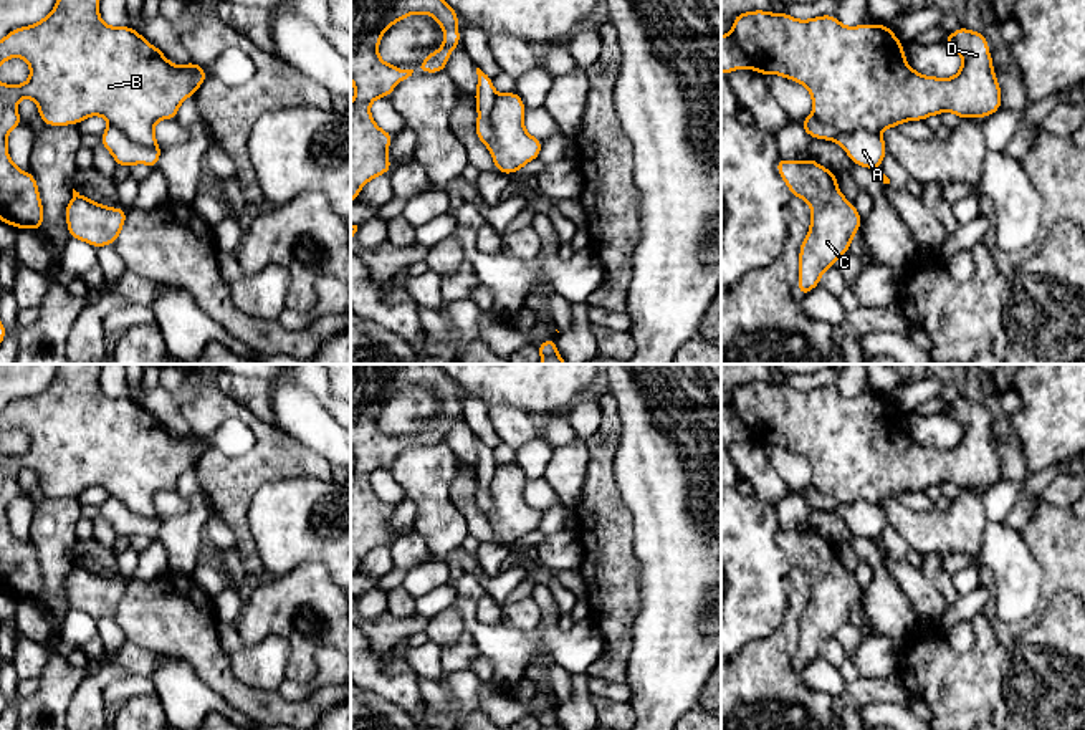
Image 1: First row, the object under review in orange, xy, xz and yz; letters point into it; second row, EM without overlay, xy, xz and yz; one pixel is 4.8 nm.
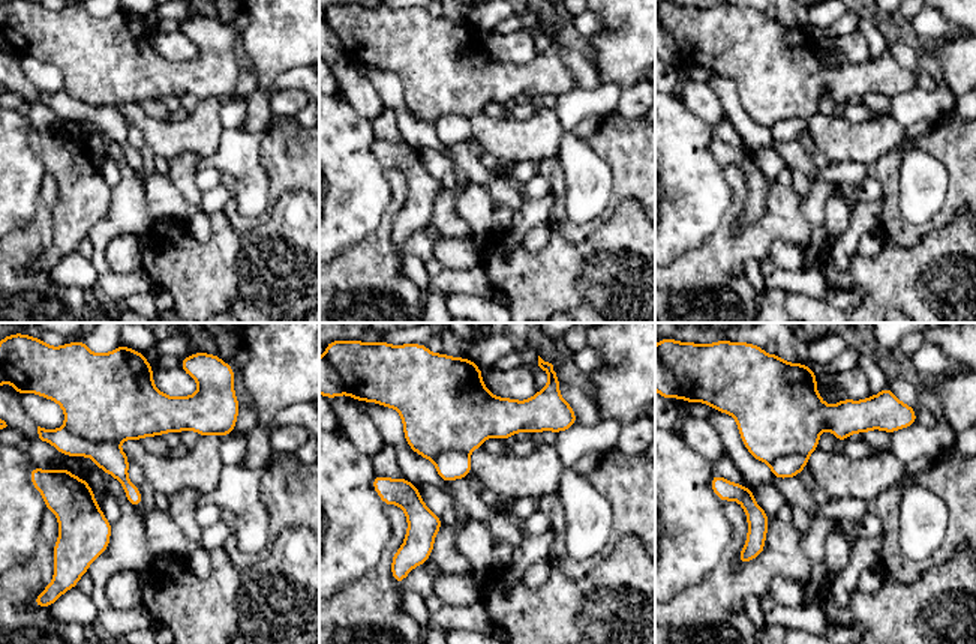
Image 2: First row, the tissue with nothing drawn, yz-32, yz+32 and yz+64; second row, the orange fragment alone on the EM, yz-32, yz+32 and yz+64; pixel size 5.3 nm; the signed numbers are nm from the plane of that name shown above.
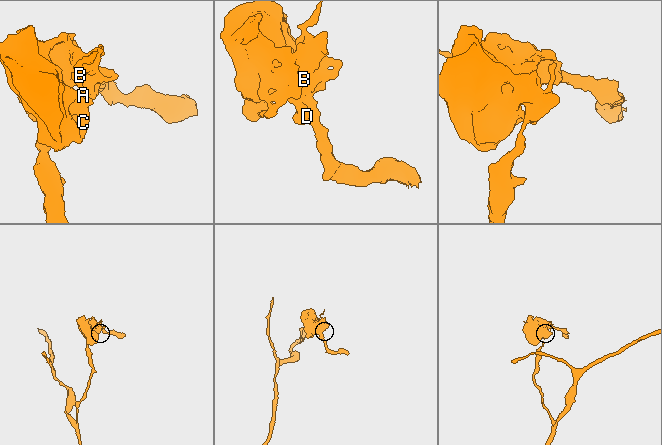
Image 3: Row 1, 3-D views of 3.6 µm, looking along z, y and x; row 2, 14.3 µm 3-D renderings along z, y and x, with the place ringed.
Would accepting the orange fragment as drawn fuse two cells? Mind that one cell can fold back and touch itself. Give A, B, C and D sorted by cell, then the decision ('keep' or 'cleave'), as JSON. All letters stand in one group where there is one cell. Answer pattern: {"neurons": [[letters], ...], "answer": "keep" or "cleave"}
{"neurons": [["A"], ["B", "C", "D"]], "answer": "cleave"}

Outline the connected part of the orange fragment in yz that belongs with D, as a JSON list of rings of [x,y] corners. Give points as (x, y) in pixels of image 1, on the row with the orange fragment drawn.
[[[753,10],[733,18],[731,35],[748,55],[751,70],[762,76],[777,74],[804,84],[810,91],[814,118],[839,132],[865,129],[880,134],[885,127],[898,127],[905,121],[925,121],[944,111],[951,111],[959,119],[971,116],[986,119],[1002,104],[987,38],[982,31],[964,26],[943,38],[963,58],[953,78],[915,71],[905,60],[905,46],[885,23],[845,26],[835,15],[799,20],[786,12]]]

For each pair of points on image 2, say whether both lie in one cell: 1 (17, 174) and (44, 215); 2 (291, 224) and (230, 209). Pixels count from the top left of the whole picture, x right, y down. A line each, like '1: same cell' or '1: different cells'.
1: different cells
2: different cells

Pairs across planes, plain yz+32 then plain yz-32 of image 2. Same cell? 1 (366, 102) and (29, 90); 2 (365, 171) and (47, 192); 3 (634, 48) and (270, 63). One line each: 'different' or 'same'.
1: same
2: different
3: same

